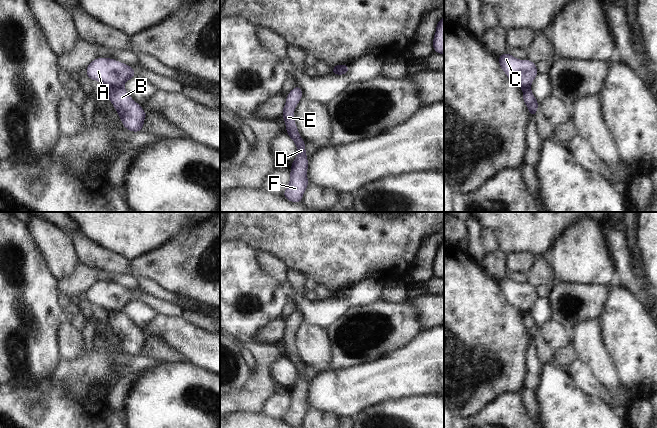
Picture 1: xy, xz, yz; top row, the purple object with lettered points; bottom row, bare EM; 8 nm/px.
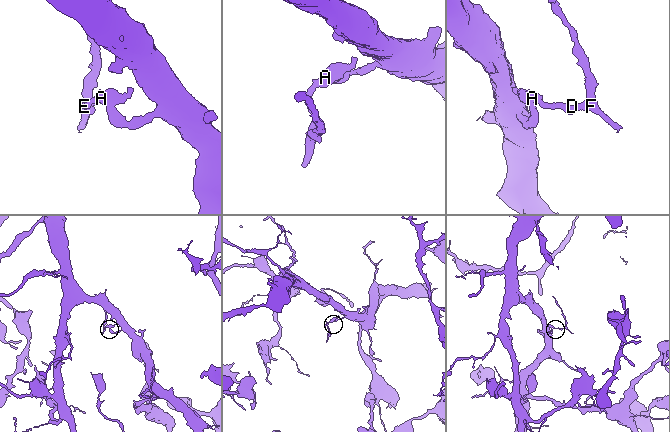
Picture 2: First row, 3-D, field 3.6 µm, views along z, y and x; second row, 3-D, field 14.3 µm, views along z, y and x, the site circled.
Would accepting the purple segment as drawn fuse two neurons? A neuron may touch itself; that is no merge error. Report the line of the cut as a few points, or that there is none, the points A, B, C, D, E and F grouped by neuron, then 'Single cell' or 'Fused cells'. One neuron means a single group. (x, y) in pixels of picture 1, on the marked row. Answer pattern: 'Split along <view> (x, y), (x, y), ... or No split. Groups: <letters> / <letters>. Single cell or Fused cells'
Split along xy (122, 86), (108, 89). Groups: A C D E F / B. Fused cells.

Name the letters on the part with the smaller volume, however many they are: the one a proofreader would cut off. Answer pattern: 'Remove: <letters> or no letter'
Remove: A, C, D, E, F.

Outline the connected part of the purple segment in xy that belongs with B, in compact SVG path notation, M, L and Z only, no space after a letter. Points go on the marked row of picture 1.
M124 87L108 89L108 99L120 116L125 129L141 132L147 113L136 103Z

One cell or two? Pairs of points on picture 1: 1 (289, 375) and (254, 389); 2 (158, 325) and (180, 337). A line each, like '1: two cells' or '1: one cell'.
1: two cells
2: one cell

